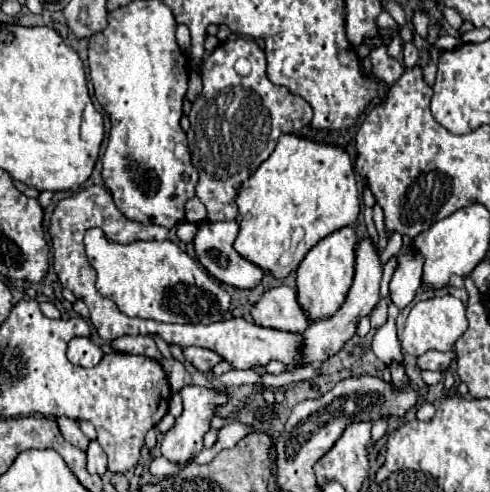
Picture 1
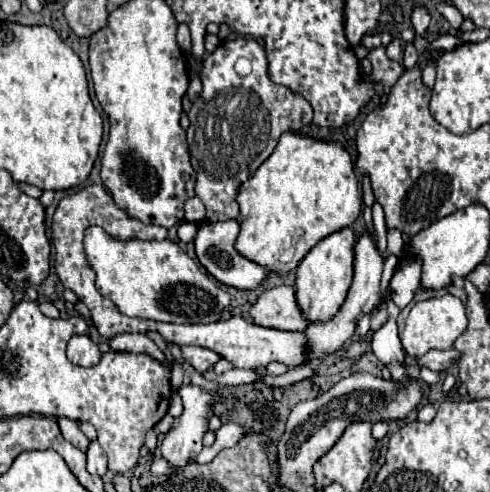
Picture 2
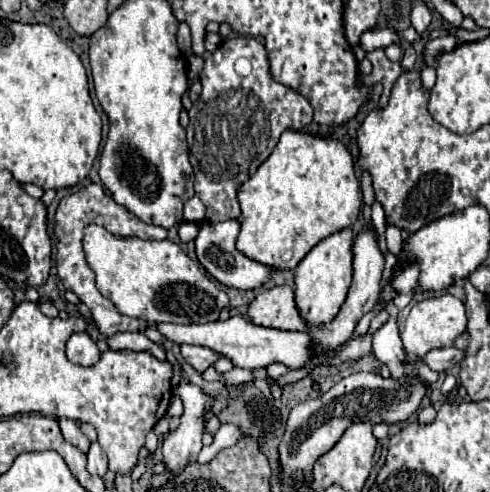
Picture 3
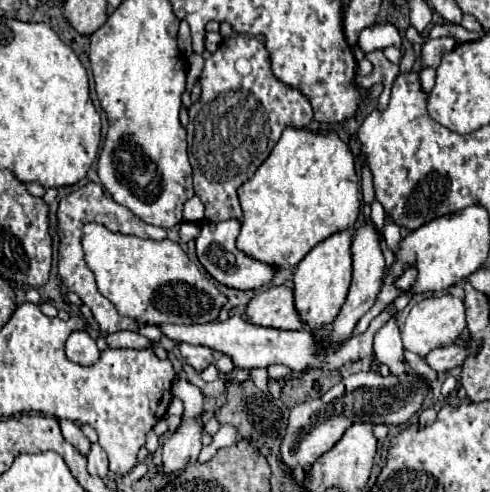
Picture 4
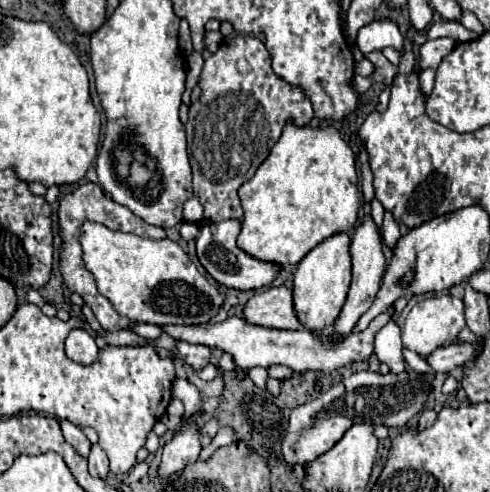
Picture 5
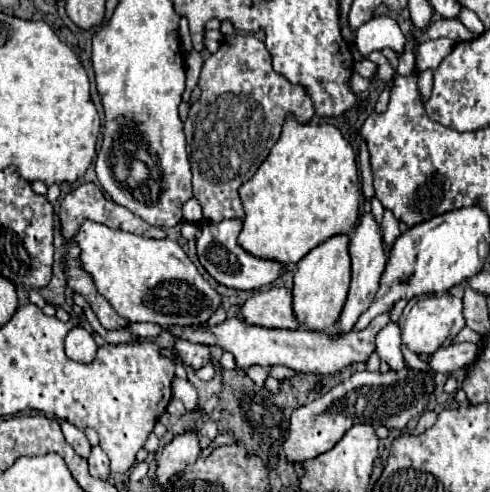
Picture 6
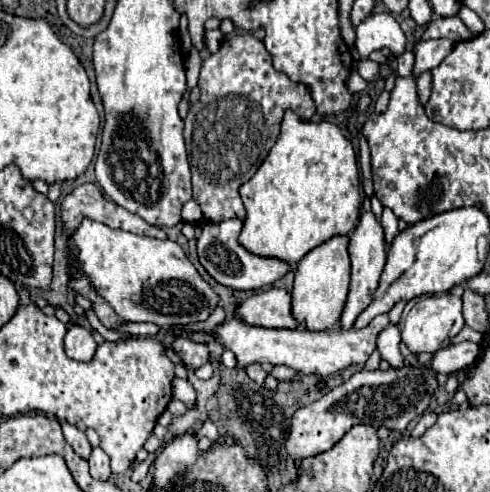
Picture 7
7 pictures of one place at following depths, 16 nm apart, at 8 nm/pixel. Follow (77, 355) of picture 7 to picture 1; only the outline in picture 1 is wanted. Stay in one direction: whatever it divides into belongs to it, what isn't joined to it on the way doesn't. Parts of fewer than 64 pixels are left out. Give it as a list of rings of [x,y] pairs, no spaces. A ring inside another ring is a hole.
[[[74,338],[68,344],[68,360],[72,364],[84,366],[84,368],[92,368],[96,366],[100,360],[104,358],[104,352],[98,344],[94,344],[88,338]]]

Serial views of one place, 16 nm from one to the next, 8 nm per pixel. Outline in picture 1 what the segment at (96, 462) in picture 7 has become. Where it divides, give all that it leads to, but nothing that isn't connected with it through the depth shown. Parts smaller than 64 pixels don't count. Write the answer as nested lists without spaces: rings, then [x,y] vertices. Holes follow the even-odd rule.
[[[92,440],[86,454],[88,454],[88,472],[102,476],[106,472],[106,454],[102,446],[96,440]]]

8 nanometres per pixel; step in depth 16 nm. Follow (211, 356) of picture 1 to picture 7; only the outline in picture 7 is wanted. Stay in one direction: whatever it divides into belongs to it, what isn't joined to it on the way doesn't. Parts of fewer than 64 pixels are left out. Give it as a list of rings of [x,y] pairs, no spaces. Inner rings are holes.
[[[176,338],[172,348],[178,352],[182,362],[186,366],[192,366],[194,370],[204,366],[210,360],[210,352],[208,352],[206,344],[196,344],[196,342],[190,342],[190,340],[184,340],[184,338]]]

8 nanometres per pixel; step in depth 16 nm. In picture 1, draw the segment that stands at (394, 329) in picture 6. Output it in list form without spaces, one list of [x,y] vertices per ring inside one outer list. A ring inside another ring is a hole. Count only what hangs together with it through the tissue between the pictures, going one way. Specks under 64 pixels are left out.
[[[390,302],[388,308],[388,322],[378,328],[374,342],[372,342],[372,350],[374,354],[388,364],[390,372],[392,372],[392,386],[394,392],[404,390],[404,366],[402,366],[402,354],[400,354],[400,344],[398,344],[398,336],[396,336],[396,316],[398,316],[398,308]],[[402,386],[402,388],[400,388]]]

